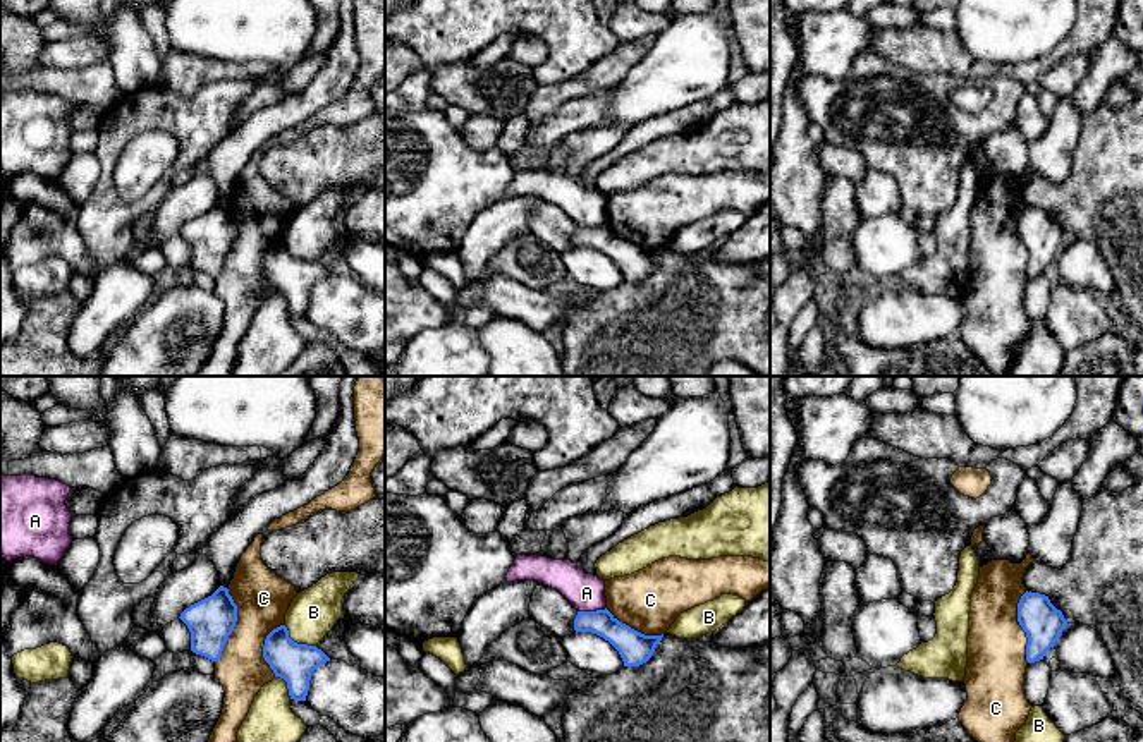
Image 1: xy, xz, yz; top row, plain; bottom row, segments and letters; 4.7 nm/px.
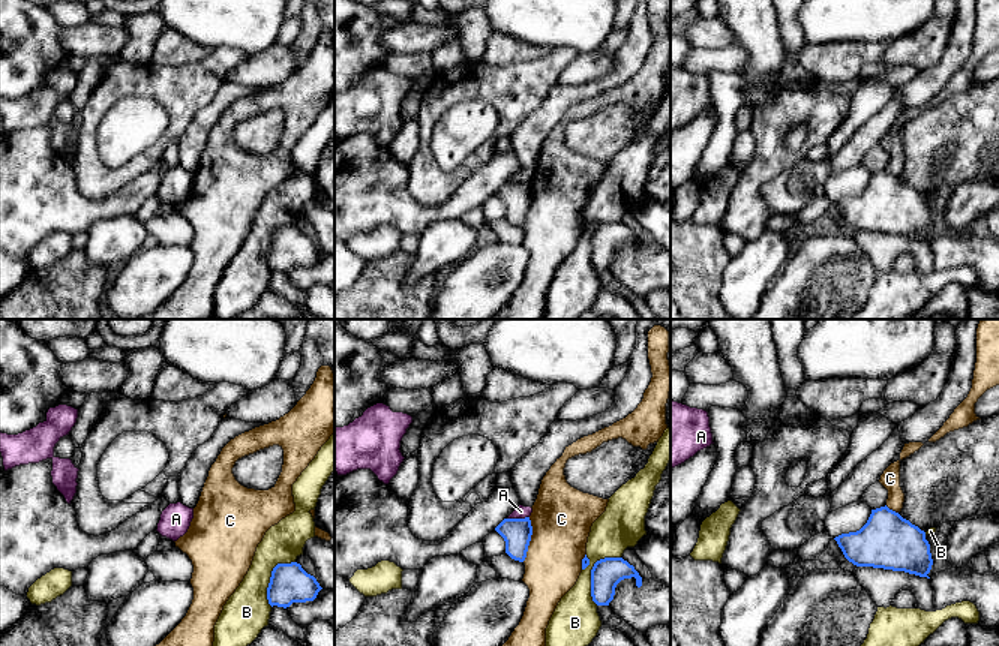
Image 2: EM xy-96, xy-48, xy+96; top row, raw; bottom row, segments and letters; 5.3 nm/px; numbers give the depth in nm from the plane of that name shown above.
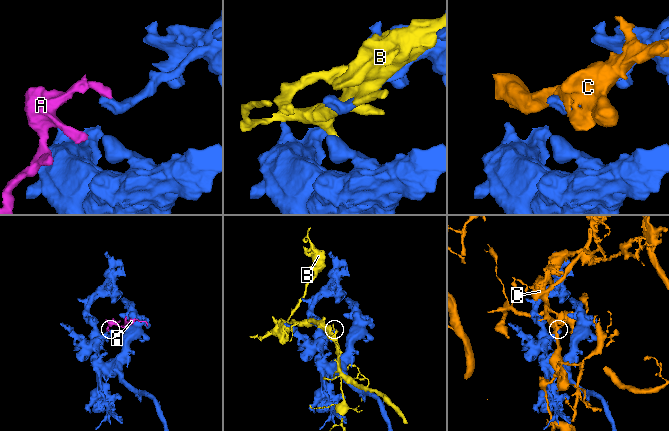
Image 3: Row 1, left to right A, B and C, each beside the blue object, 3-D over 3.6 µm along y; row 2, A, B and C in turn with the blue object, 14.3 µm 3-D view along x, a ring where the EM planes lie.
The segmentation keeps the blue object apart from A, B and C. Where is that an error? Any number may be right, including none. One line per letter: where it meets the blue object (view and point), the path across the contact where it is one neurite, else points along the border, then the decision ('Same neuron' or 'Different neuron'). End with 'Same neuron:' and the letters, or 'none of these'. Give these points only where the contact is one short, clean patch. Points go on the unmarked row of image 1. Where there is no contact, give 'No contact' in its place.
A: Touches blue at xz (592, 227). Boundary: xz (605, 222), (578, 227). Different neuron
B: Touches blue at xy (296, 258). Different neuron
C: Touches blue at xy (234, 241). Different neuron
Same neuron: none of these

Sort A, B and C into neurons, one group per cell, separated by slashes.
A / B / C

